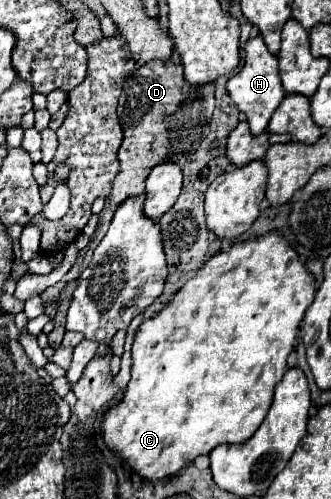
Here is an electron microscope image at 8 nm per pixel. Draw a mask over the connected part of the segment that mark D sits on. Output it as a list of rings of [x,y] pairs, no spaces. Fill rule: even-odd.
[[[150,62],[146,66],[140,66],[132,72],[132,76],[124,82],[120,104],[118,104],[118,118],[124,132],[124,140],[118,148],[118,160],[120,160],[120,172],[114,178],[114,186],[110,196],[106,198],[104,210],[98,214],[100,222],[96,226],[96,232],[90,236],[90,244],[82,249],[76,263],[62,282],[50,286],[42,298],[44,298],[44,314],[50,318],[50,322],[56,320],[58,312],[58,294],[66,284],[77,280],[82,272],[92,261],[92,250],[98,246],[102,236],[106,234],[110,220],[116,212],[116,208],[132,196],[144,194],[144,182],[150,174],[150,170],[162,162],[184,162],[188,154],[192,154],[198,146],[198,140],[204,140],[210,132],[210,118],[214,112],[214,88],[206,86],[190,86],[182,78],[182,66],[170,62]],[[212,90],[212,92],[206,92]],[[182,146],[182,148],[180,148]]]

